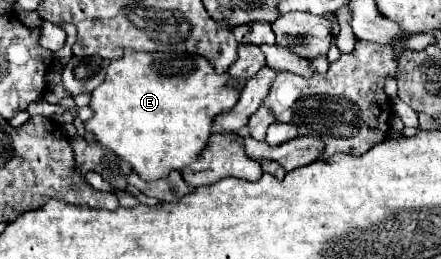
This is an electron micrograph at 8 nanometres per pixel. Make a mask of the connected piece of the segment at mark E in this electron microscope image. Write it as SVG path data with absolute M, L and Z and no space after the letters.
M126 48L124 58L110 60L106 80L92 92L90 108L94 114L84 122L84 128L102 148L126 160L142 180L158 180L168 172L182 170L194 162L210 138L212 118L224 110L230 110L238 102L240 94L226 88L228 80L230 74L216 74L214 66L198 54L136 52Z

